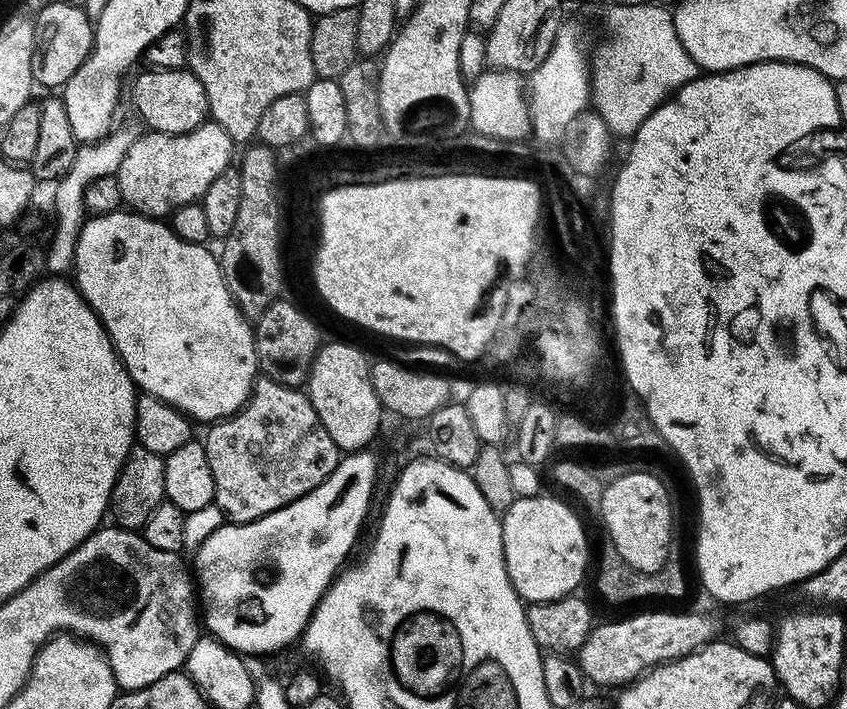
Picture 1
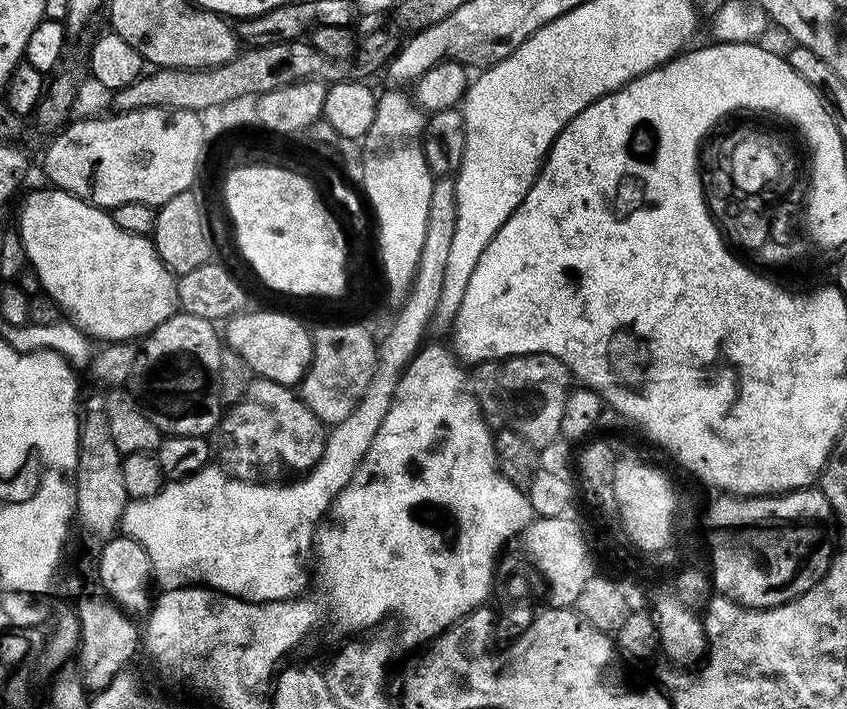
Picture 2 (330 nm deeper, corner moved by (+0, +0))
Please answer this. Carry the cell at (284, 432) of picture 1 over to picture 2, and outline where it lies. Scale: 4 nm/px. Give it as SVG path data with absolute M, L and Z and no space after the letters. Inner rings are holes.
M253 379L250 390L227 409L222 424L225 429L232 428L224 456L239 480L268 482L283 477L283 472L303 474L315 468L324 453L326 425L289 385L273 380Z

